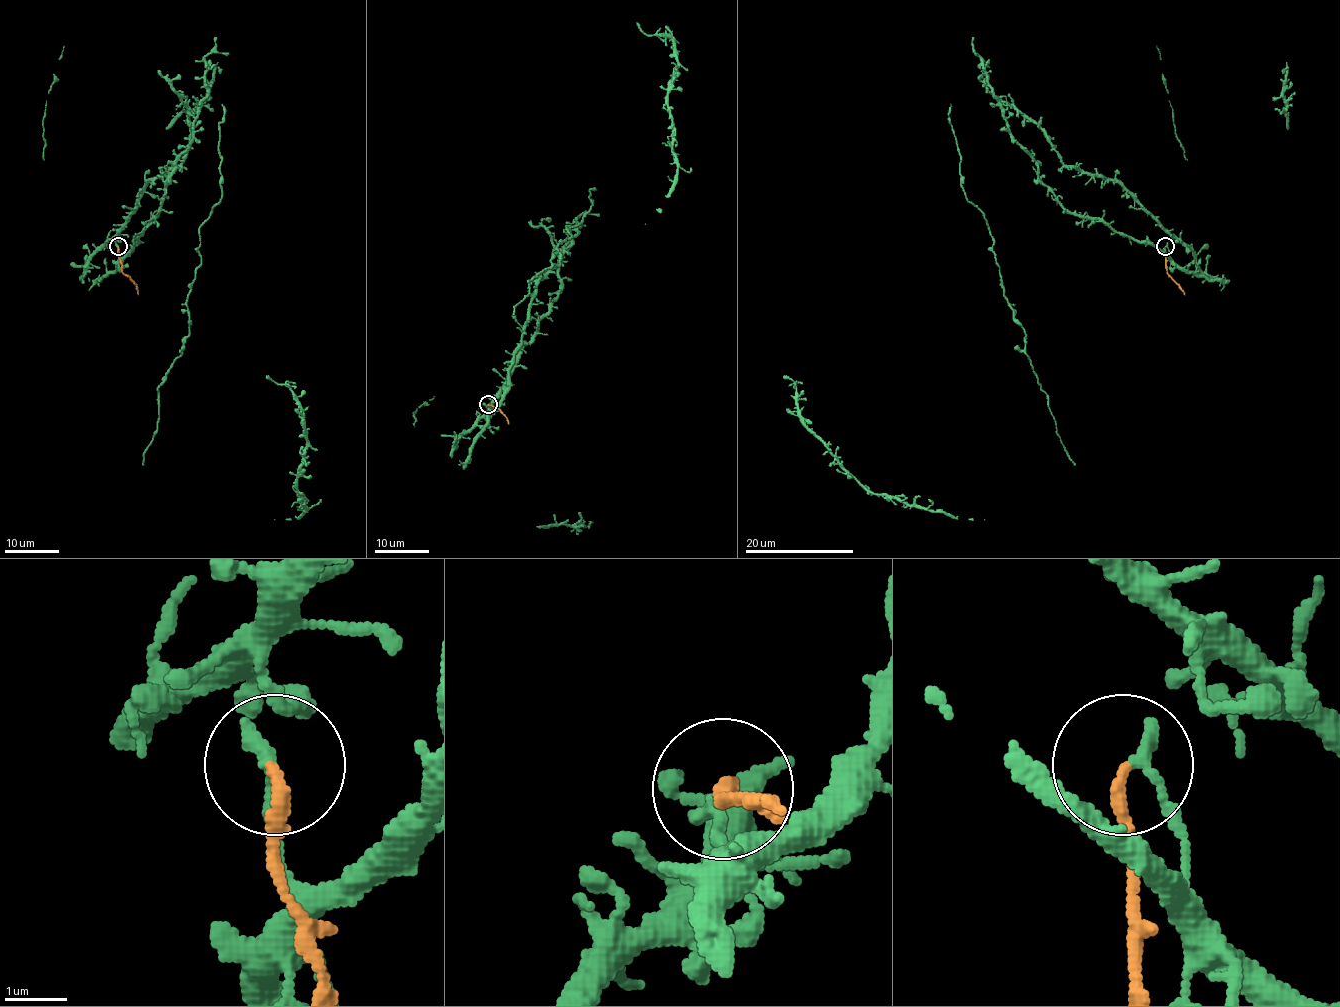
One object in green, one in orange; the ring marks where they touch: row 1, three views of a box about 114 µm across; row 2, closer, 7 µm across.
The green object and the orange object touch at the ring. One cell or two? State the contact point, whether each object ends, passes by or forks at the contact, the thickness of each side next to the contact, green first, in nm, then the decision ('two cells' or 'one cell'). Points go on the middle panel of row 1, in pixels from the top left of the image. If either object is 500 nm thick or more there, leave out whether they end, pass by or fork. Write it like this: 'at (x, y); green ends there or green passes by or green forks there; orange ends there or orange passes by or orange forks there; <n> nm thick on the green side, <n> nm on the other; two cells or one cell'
at (488, 404); green ends there; orange ends there; 240 nm thick on the green side, 220 nm on the other; two cells

